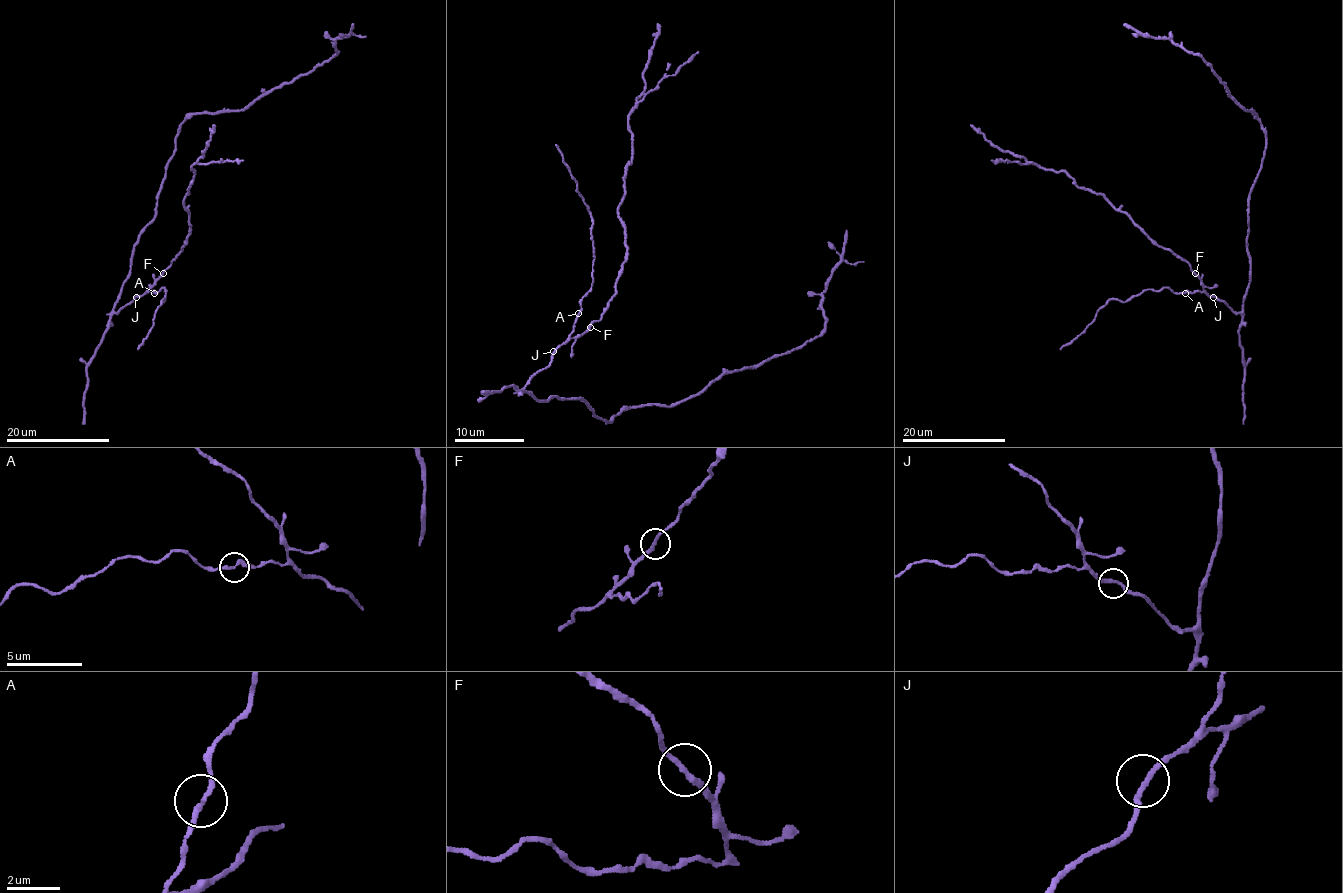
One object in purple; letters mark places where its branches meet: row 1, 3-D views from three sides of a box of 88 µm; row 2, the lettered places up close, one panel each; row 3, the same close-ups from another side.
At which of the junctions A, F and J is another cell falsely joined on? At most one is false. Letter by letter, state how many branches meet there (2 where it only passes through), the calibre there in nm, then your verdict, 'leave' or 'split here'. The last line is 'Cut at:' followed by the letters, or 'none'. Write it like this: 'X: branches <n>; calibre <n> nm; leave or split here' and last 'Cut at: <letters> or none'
A: branches 2; calibre 200 nm; leave
F: branches 2; calibre 200 nm; leave
J: branches 2; calibre 200 nm; leave
Cut at: none

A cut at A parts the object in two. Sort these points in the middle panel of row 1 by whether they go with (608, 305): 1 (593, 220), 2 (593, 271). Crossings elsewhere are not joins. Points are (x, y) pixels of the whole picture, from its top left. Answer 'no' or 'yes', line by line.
1: no
2: no

